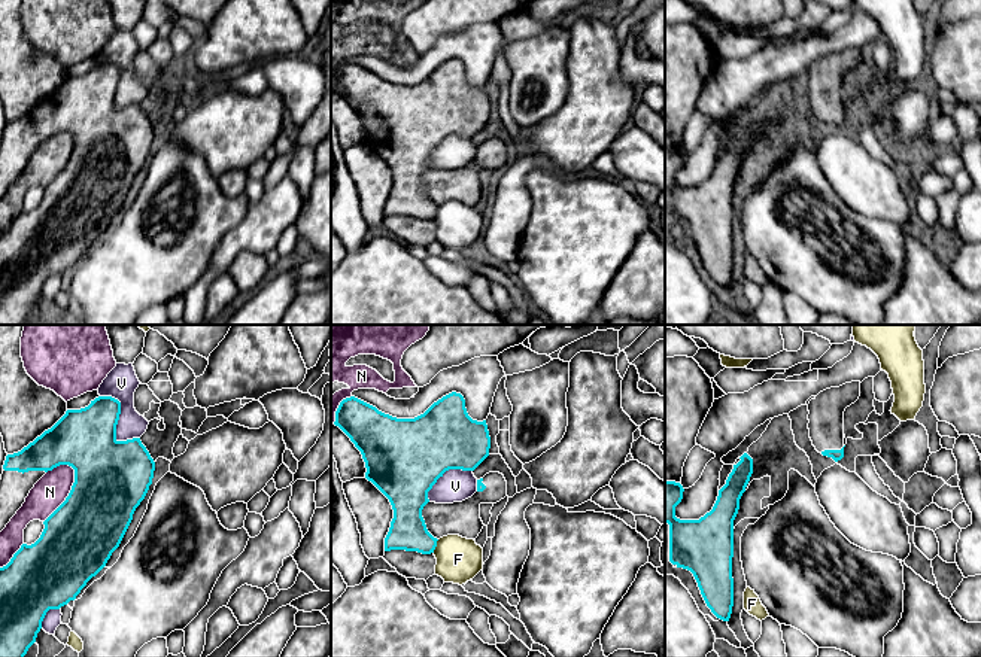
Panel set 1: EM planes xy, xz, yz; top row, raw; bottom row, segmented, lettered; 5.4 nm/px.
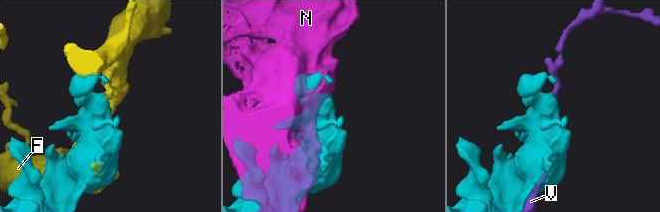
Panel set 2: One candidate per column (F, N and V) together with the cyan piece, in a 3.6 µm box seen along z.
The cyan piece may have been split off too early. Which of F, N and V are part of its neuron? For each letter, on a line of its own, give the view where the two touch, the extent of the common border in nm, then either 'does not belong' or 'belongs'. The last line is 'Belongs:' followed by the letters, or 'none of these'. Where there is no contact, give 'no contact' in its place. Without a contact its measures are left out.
F: xz | 80 nm | does not belong
N: xy | 340 nm | does not belong
V: xy | 320 nm | does not belong
Belongs: none of these

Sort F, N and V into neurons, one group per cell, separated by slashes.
F / N / V

